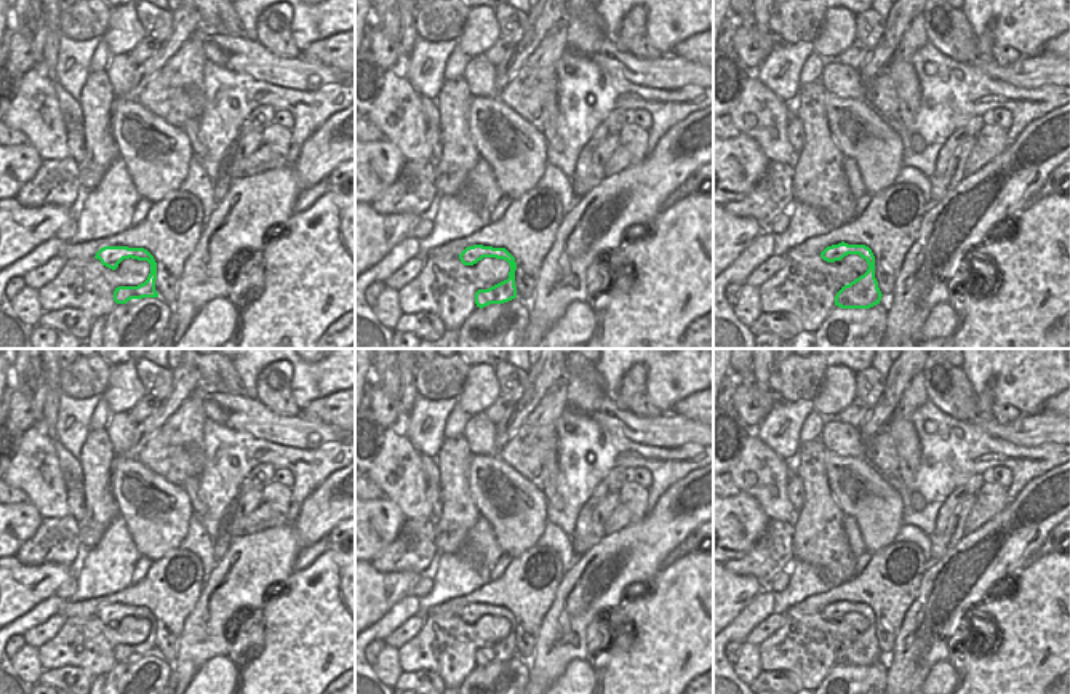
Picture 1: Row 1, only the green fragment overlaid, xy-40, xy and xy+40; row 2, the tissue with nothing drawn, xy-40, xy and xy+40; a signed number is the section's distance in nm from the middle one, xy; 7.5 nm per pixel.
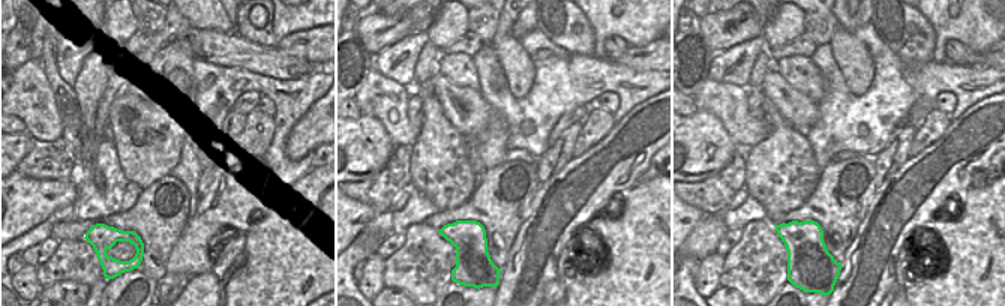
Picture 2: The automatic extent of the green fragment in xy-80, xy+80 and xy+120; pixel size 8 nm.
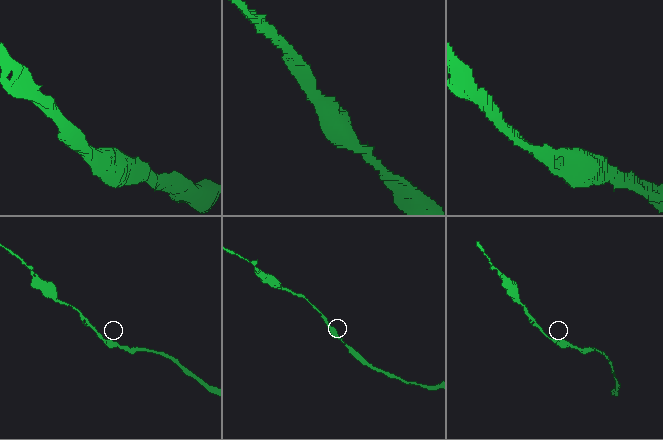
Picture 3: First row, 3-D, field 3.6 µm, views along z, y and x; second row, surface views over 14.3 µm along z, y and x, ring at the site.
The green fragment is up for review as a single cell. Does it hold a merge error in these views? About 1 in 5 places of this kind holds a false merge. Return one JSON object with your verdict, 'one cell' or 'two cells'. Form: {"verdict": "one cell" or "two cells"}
{"verdict": "one cell"}

